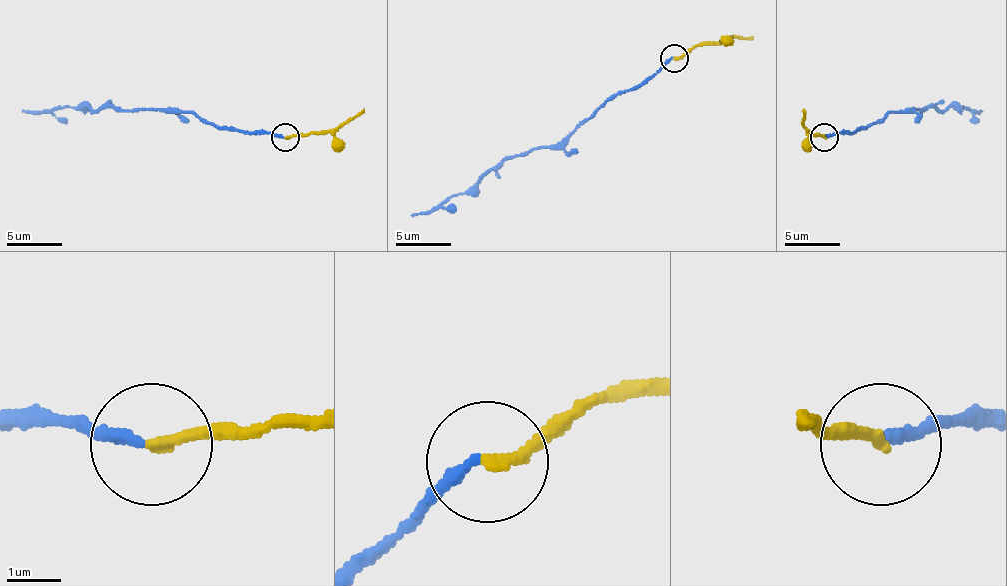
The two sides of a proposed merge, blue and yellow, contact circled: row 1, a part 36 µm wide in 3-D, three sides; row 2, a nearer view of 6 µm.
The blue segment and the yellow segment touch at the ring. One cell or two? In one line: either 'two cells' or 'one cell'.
one cell

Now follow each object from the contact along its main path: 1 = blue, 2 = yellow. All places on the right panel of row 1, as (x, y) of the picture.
1: (823, 137), (851, 134), (889, 112), (958, 106), (977, 112), (980, 109)
2: (823, 137), (810, 131), (801, 109)

